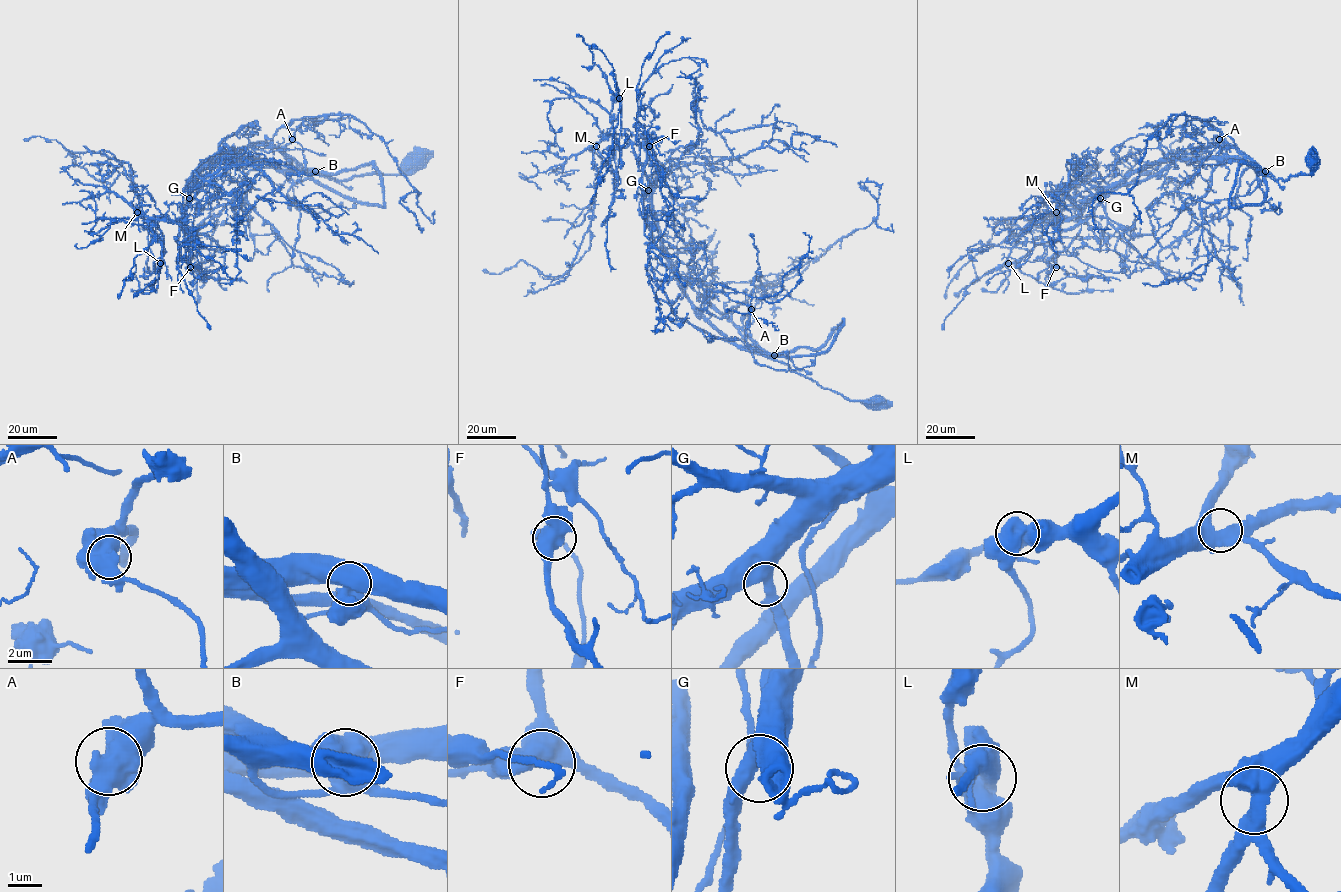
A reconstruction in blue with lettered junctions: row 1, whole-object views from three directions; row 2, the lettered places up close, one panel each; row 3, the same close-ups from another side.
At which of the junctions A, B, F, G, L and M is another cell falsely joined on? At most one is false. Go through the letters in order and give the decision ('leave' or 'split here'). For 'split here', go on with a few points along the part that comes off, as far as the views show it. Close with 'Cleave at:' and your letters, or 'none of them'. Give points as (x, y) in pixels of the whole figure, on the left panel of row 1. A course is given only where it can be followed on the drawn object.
A: leave
B: leave
F: leave
G: leave
L: split here | (160, 263), (157, 291), (153, 289)
M: leave
Cleave at: L

